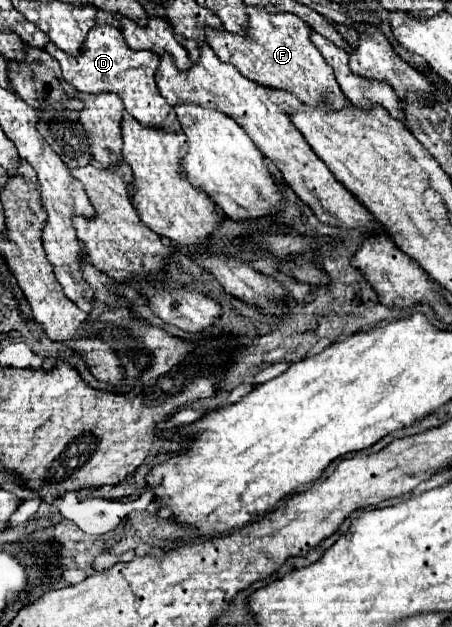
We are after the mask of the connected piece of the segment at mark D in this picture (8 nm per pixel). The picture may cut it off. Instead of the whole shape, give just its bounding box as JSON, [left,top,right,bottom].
[44,24,180,130]

